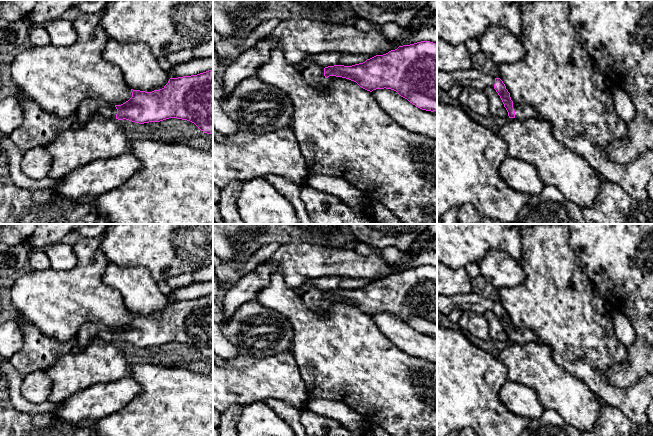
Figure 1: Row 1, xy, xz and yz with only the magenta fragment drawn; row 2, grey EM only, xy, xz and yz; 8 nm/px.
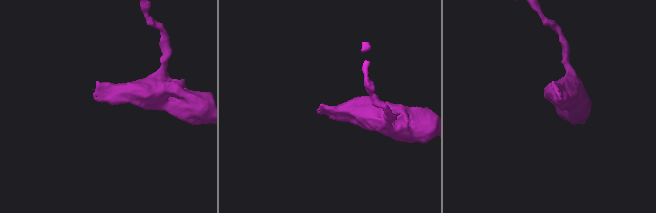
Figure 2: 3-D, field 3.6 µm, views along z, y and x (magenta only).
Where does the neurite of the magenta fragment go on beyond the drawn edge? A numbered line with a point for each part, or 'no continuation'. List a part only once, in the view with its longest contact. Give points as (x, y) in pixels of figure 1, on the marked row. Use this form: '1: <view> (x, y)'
1: yz (521, 111)

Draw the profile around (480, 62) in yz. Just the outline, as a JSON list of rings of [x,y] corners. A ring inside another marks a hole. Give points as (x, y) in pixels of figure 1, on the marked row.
[[[482,51],[471,55],[473,68],[489,75],[493,78],[499,78],[500,73],[498,67],[494,65]]]

